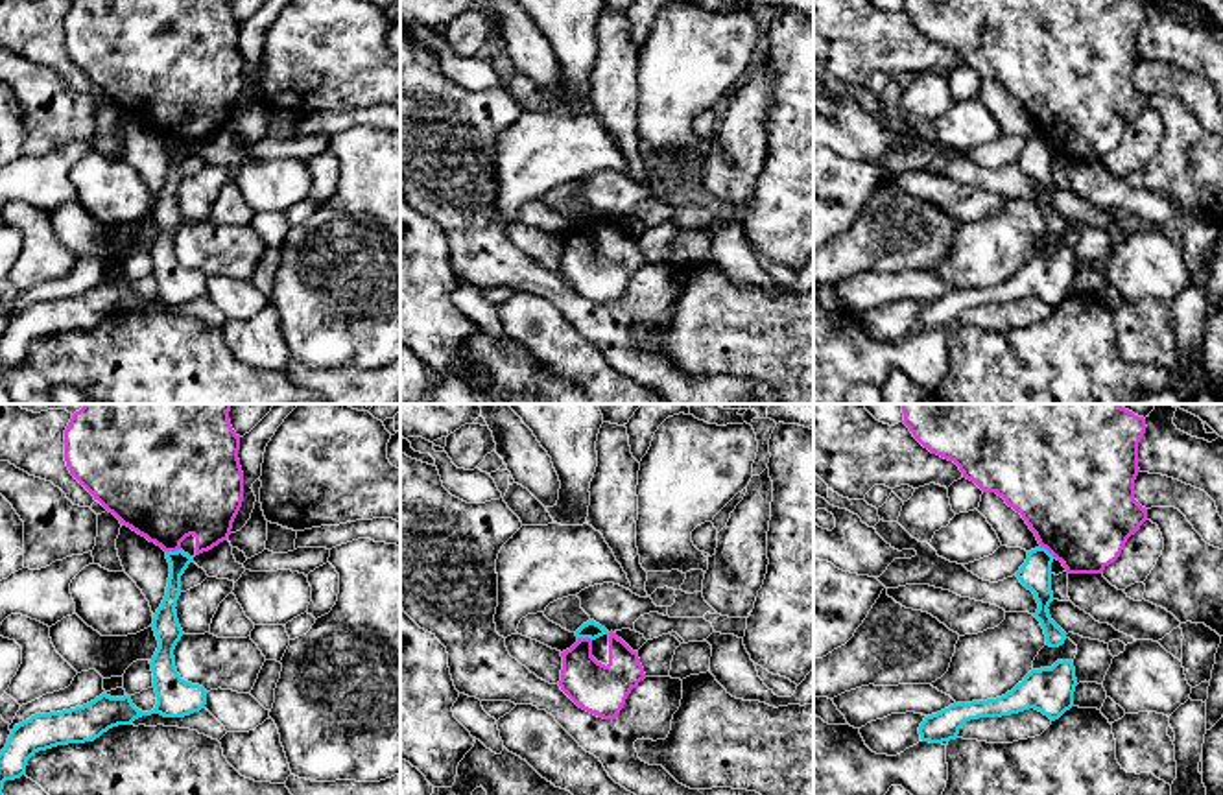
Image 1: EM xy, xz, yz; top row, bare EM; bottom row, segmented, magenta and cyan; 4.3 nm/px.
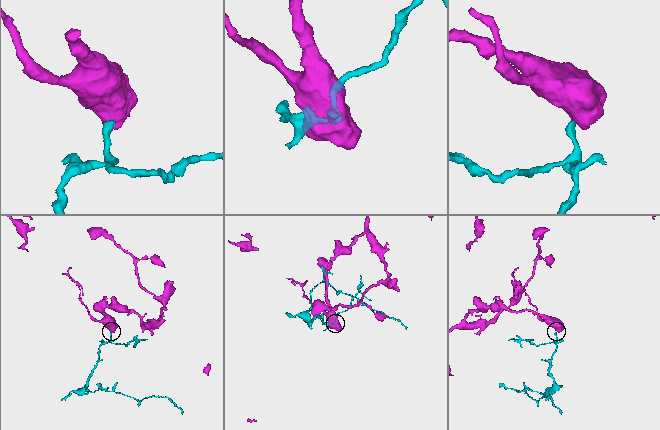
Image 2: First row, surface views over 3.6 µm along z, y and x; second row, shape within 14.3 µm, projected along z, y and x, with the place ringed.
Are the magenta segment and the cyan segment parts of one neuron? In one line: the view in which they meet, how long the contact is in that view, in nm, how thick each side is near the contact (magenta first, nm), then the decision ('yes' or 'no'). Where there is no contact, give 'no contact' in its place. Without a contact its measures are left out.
meets magenta in yz; contact 90 nm long; 480 nm thick on the magenta side, 140 nm on the other; no

